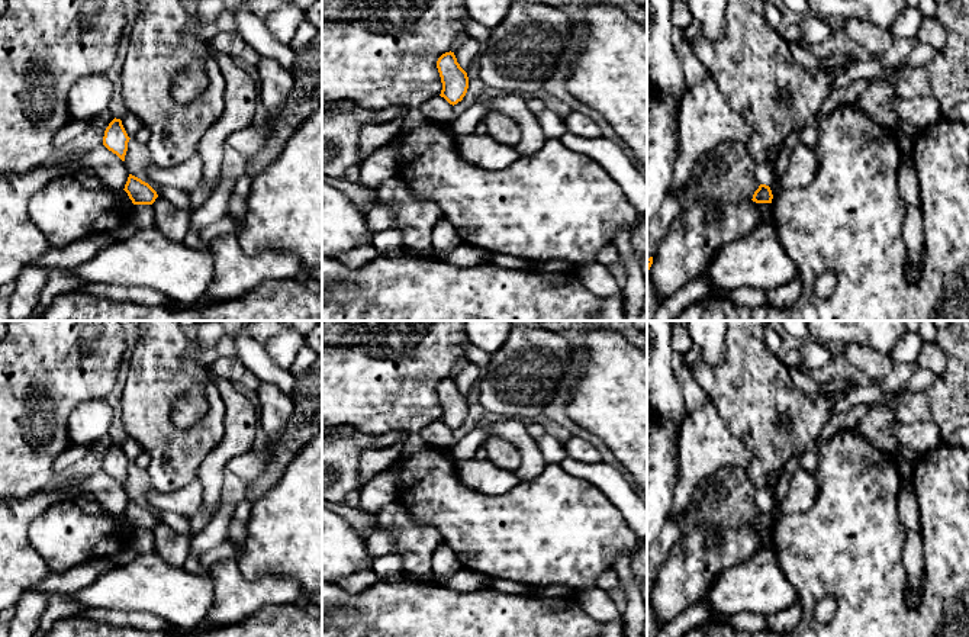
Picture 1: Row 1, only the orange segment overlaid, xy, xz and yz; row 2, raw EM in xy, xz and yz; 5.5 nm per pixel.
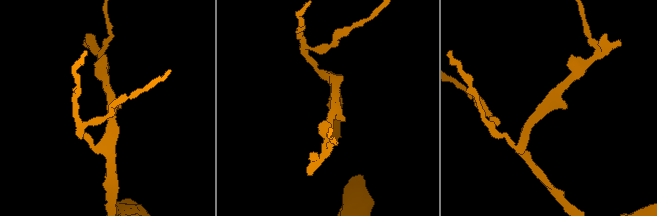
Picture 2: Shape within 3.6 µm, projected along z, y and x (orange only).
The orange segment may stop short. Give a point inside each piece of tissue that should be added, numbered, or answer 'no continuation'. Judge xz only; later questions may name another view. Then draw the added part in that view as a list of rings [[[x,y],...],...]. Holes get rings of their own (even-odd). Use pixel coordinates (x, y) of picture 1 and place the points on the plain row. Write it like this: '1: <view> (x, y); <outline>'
no continuation

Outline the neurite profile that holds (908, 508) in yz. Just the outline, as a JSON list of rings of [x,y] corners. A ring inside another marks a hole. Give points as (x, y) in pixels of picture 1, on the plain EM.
[[[901,483],[898,512],[905,530],[921,534],[920,506],[912,483]]]

